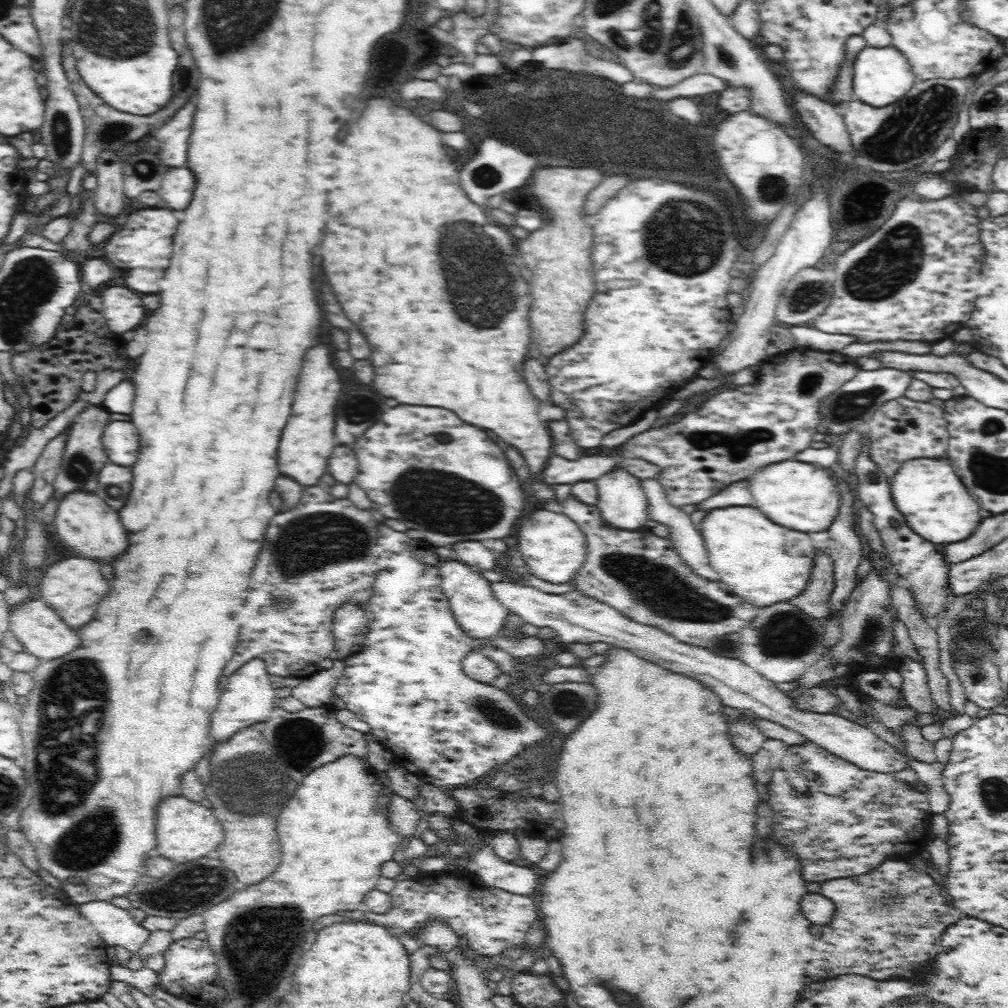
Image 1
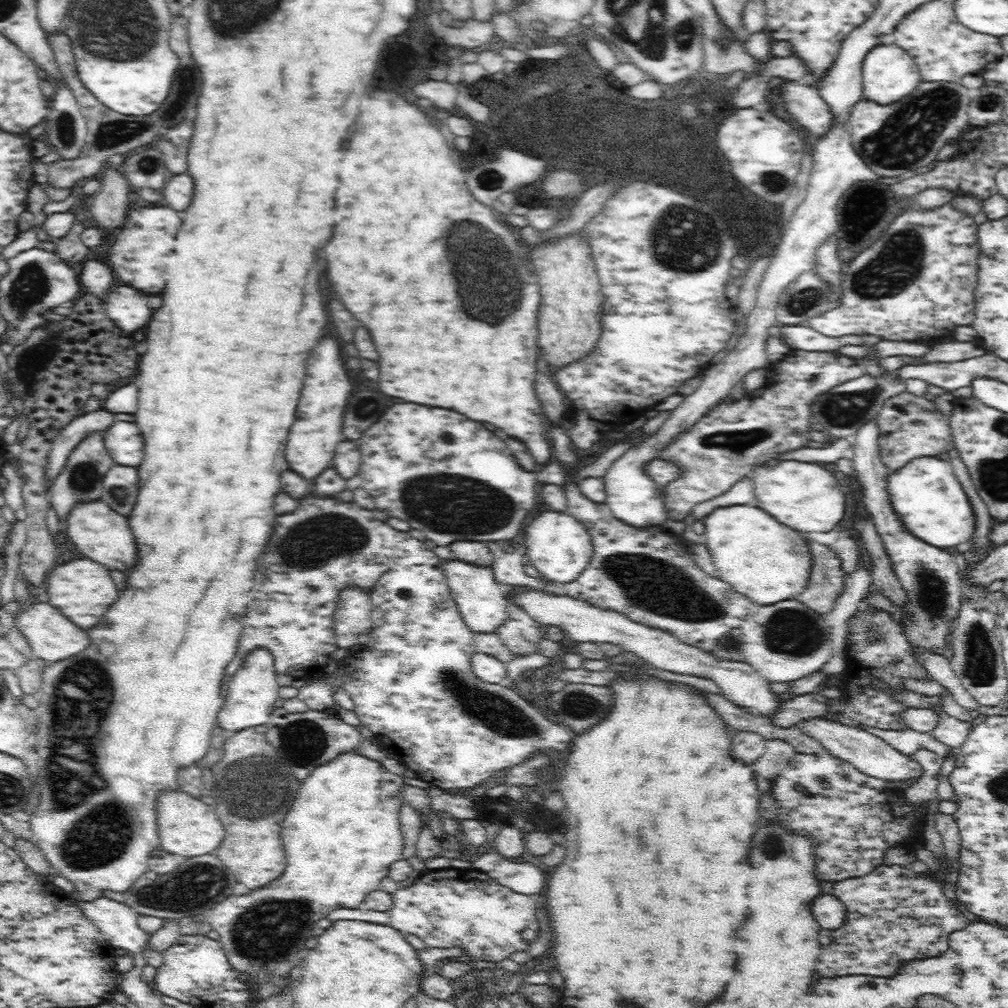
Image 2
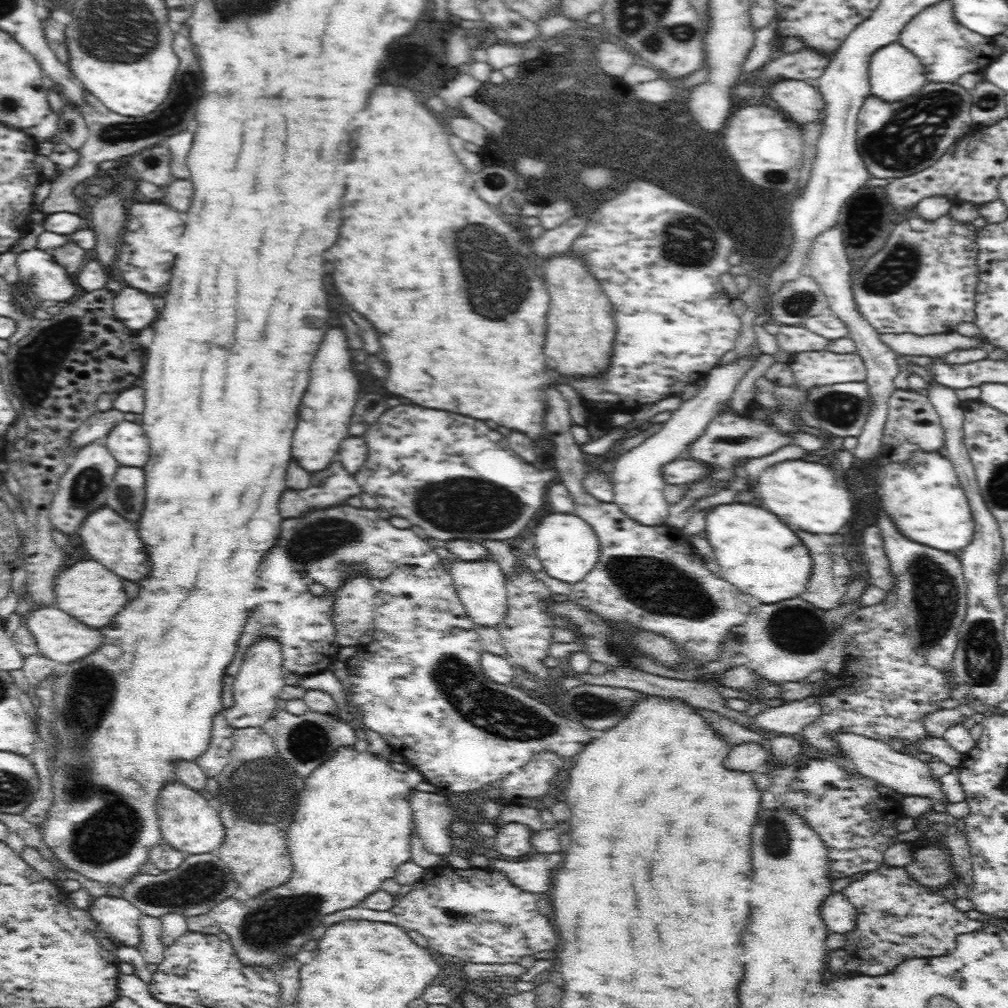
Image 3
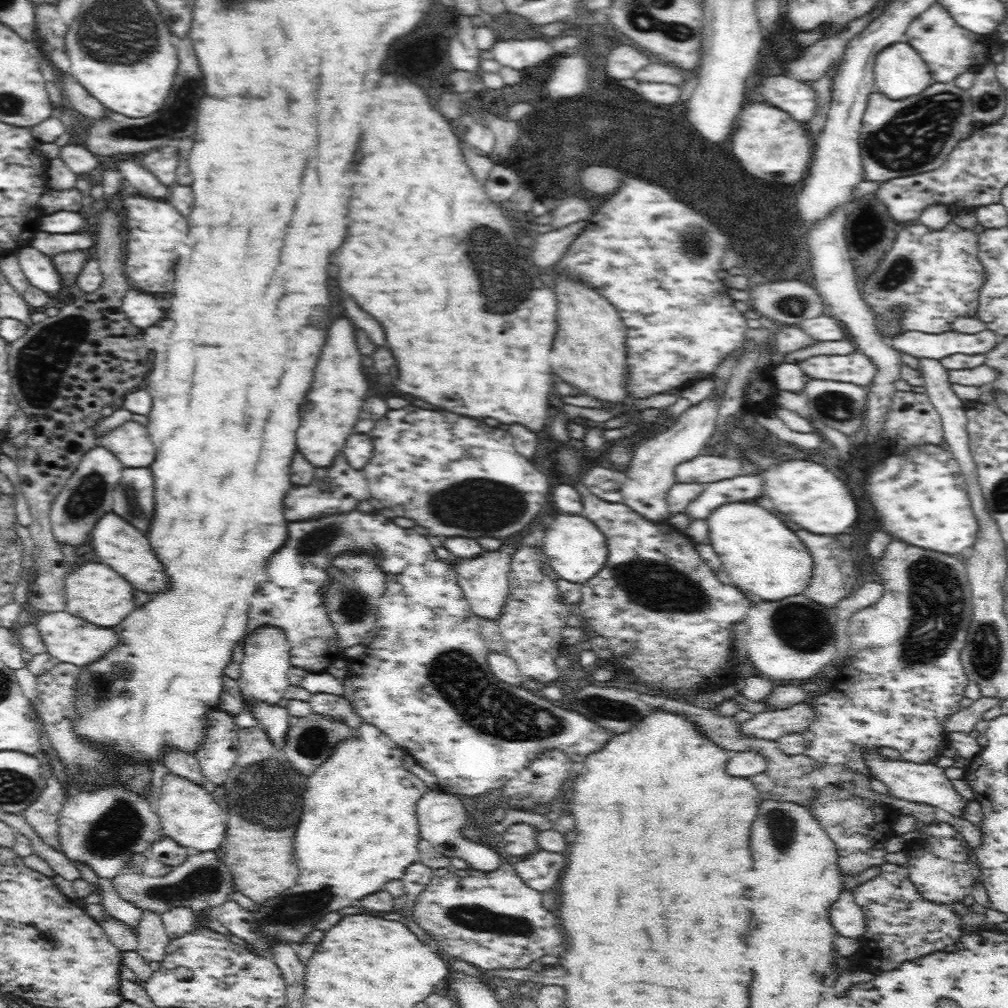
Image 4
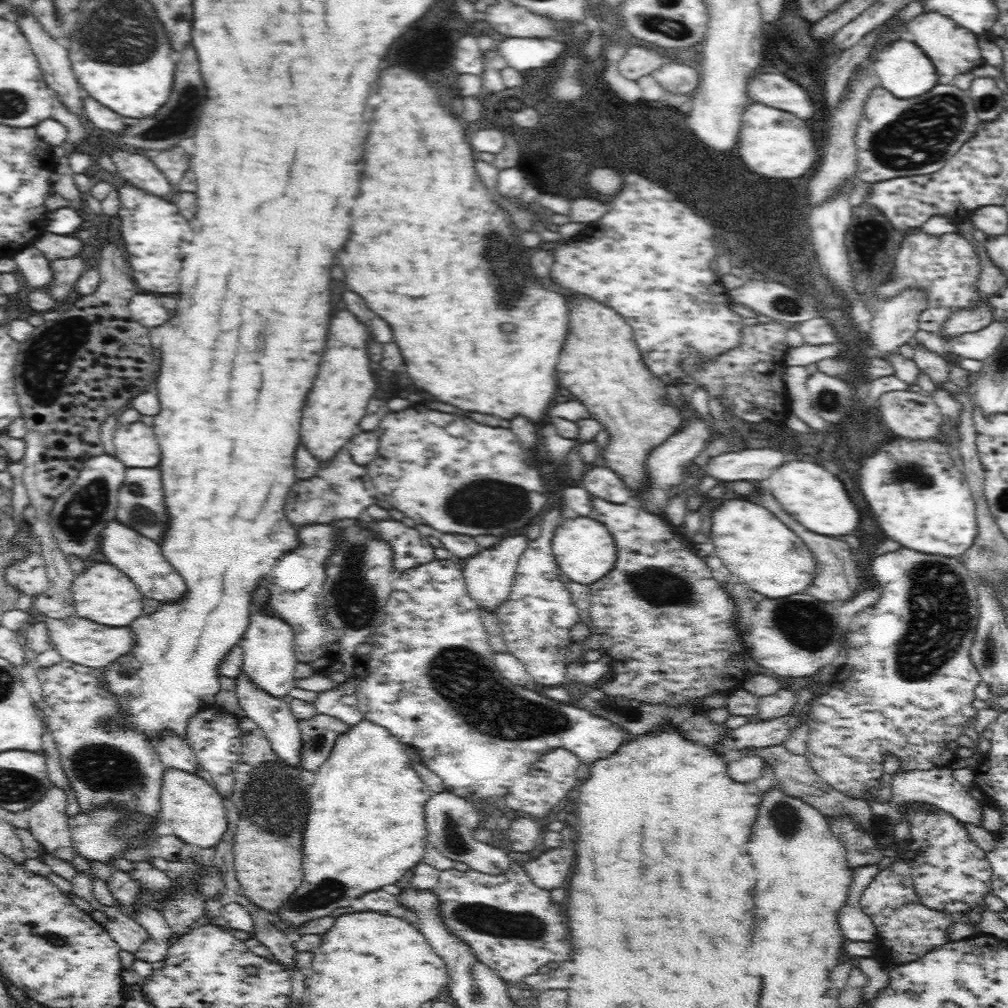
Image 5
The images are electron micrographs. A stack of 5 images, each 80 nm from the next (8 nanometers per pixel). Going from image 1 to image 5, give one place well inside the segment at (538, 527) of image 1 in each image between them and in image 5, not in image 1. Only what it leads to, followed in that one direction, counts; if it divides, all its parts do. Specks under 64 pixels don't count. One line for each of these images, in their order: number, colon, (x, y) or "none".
2: (559, 547)
3: (569, 549)
4: (576, 549)
5: (584, 550)

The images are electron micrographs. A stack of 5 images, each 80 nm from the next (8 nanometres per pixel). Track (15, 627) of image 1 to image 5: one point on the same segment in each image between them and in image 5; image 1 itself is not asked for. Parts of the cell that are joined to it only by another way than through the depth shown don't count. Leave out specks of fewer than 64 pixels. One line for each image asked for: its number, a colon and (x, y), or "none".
2: (52, 637)
3: (58, 636)
4: (70, 639)
5: (86, 643)

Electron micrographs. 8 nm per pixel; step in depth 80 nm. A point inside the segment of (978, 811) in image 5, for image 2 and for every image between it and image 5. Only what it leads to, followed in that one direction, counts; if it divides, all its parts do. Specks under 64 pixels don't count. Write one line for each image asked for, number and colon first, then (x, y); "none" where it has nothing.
2: (871, 755)
3: (909, 776)
4: (917, 782)

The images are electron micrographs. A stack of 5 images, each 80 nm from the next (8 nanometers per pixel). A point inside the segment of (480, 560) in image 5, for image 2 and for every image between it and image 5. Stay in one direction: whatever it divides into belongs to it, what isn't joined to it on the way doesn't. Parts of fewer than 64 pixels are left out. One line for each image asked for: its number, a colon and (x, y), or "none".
2: (483, 603)
3: (481, 585)
4: (484, 580)

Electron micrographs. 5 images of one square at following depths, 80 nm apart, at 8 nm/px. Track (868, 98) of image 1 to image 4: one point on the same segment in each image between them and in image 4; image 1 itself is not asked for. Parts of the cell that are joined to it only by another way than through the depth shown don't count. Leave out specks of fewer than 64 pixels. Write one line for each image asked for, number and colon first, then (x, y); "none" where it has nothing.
2: (888, 73)
3: (895, 72)
4: (899, 71)

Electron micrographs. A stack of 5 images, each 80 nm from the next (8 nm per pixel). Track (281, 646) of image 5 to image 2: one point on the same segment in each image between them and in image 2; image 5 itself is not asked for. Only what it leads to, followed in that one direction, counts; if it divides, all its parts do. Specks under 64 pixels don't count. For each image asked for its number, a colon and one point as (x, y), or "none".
2: (253, 690)
3: (256, 690)
4: (265, 663)

